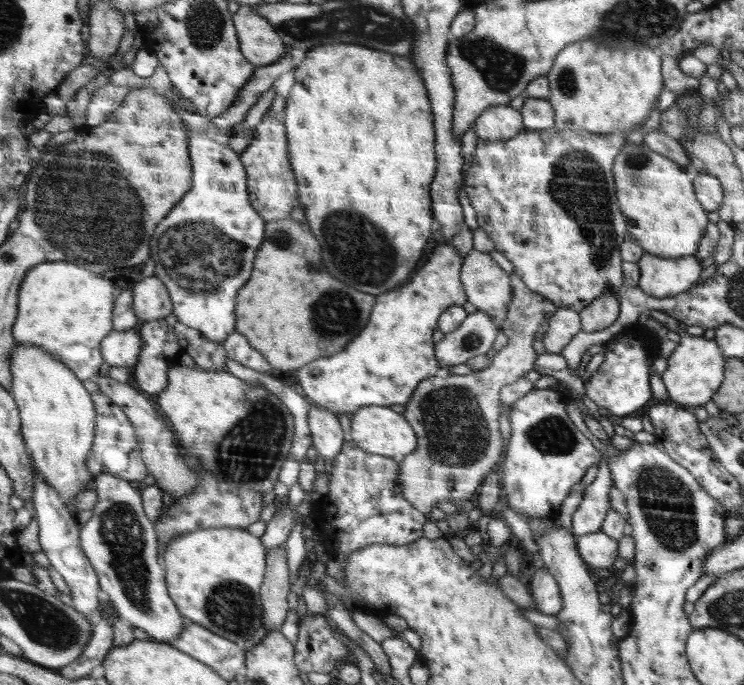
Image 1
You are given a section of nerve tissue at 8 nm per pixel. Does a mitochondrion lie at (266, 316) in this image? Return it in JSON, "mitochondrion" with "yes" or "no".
{"mitochondrion":"no"}

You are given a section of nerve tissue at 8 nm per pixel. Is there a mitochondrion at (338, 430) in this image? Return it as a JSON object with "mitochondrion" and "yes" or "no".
{"mitochondrion":"no"}

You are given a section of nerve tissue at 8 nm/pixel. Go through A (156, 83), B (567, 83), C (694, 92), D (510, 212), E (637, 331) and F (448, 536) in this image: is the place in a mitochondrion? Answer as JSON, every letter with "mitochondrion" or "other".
{"A":"other","B":"mitochondrion","C":"other","D":"other","E":"other","F":"other"}

